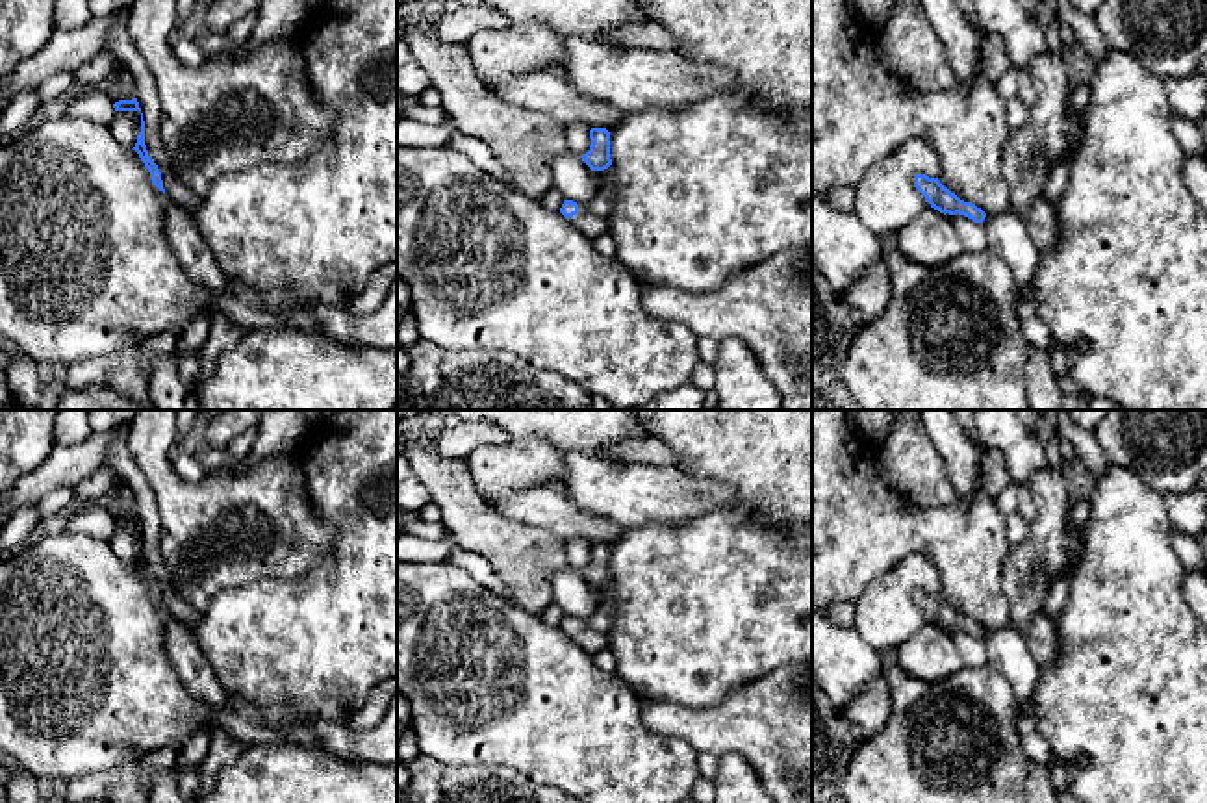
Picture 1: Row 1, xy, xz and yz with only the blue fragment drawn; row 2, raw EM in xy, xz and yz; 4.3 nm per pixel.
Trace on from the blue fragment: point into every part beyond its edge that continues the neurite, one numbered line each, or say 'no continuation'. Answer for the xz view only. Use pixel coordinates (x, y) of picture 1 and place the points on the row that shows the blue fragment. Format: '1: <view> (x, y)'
1: xz (592, 225)

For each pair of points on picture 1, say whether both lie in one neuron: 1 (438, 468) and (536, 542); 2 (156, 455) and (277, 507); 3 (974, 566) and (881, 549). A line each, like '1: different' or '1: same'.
1: same
2: same
3: same

